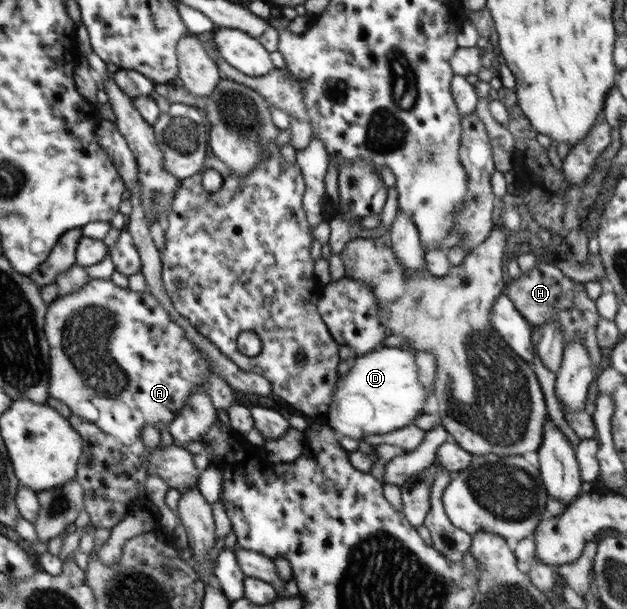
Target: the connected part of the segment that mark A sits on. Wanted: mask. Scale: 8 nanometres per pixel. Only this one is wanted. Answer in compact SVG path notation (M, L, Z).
M91 279L91 282L86 284L84 287L82 287L80 290L76 292L71 292L69 295L66 296L60 296L57 297L57 299L54 302L51 302L47 305L47 311L45 316L45 337L47 338L50 350L50 372L51 377L49 380L48 390L49 390L49 396L52 398L56 398L56 400L61 400L70 408L71 414L75 414L76 416L79 416L80 418L83 418L84 420L87 420L88 422L94 423L98 428L101 428L106 434L115 436L122 444L130 446L131 444L134 444L138 438L141 438L141 428L146 423L152 423L155 424L155 427L162 432L162 430L168 429L169 424L176 418L176 415L185 407L185 404L187 403L187 398L192 394L194 391L199 391L200 389L204 389L205 391L208 391L208 394L210 395L212 404L218 409L224 409L228 410L230 406L236 402L234 399L234 396L232 395L234 393L234 389L221 377L218 376L216 372L213 372L213 368L209 367L209 361L205 357L205 354L202 354L199 351L199 348L193 343L190 342L185 337L185 332L183 331L183 328L180 324L177 323L176 320L172 320L171 316L169 315L169 312L166 312L165 308L162 308L162 305L154 298L154 295L151 294L149 291L147 292L134 292L132 288L127 287L126 289L121 289L120 287L114 285L114 283L111 280L104 280L104 279Z

